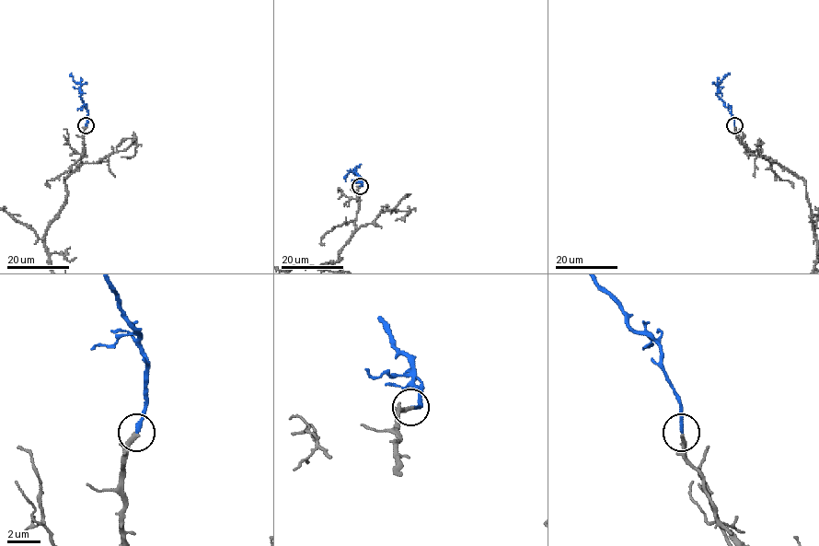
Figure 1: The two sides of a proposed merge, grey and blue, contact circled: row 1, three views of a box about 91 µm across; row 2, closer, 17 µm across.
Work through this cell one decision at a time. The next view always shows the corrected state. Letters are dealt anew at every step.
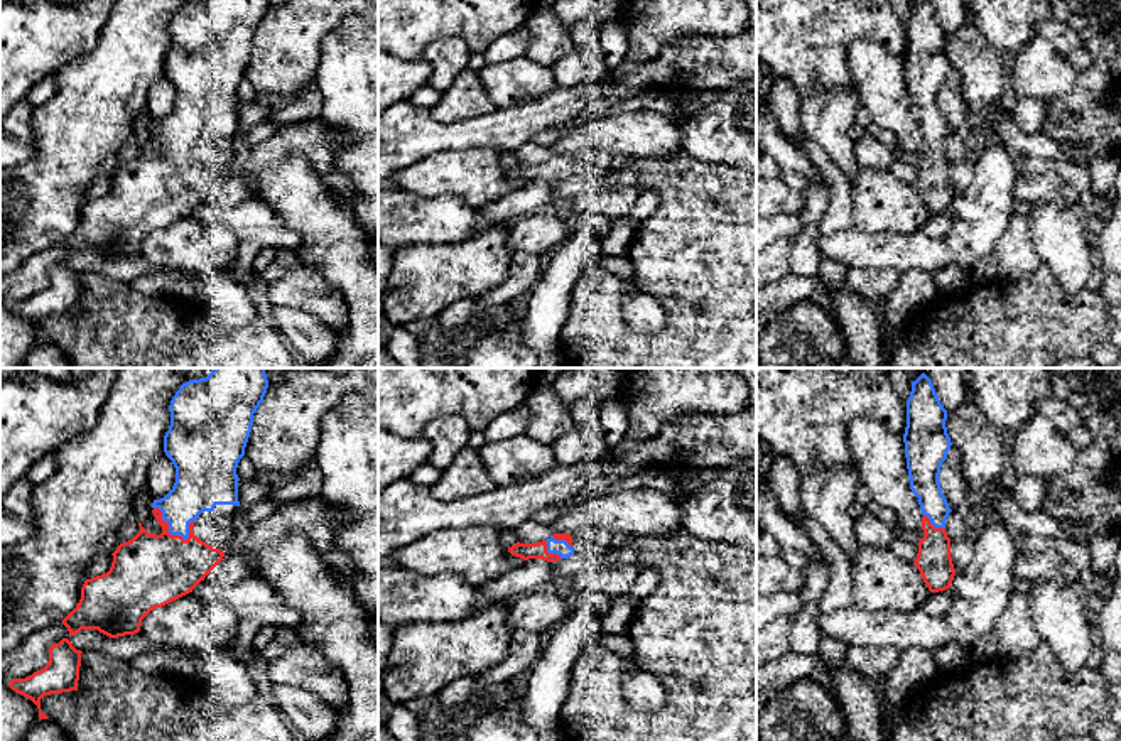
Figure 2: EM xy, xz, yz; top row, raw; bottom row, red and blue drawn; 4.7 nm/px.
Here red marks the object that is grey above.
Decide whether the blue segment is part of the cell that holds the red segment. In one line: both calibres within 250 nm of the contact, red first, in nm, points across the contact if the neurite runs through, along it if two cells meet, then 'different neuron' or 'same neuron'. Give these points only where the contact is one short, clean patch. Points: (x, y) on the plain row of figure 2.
360/220 nm | same neuron

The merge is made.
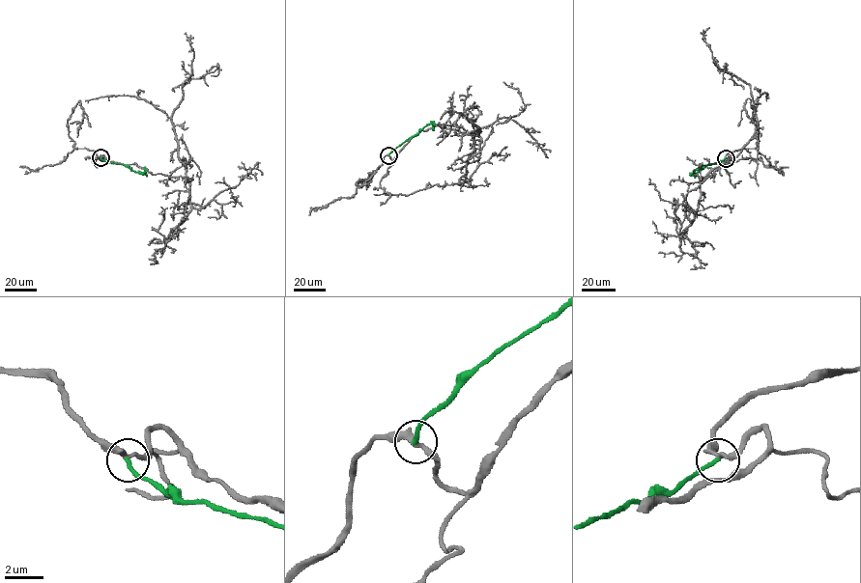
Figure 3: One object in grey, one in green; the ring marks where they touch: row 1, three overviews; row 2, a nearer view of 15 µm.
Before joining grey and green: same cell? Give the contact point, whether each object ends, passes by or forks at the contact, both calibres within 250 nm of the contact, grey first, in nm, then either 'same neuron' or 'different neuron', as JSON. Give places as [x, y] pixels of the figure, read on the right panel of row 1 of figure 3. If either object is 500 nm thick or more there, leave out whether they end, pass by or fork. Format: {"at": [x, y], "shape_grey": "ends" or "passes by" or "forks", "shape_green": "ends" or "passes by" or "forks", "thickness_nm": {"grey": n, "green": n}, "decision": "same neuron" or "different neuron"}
{"at": [726, 158], "shape_grey": "passes by", "shape_green": "ends", "thickness_nm": {"grey": 260, "green": 240}, "decision": "different neuron"}

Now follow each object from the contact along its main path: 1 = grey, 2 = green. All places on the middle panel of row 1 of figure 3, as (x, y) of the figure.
1: (388, 155), (392, 159), (436, 124), (473, 134), (460, 185), (478, 164), (478, 133), (473, 140)
2: (388, 155), (428, 124), (433, 124), (434, 130)

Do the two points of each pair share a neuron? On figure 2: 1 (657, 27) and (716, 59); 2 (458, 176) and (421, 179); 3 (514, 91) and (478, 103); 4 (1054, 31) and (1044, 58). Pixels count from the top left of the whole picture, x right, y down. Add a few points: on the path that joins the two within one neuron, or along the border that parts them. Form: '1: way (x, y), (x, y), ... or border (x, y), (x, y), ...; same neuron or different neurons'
1: border (716, 36), (684, 34), (645, 63); different neurons
2: way (449, 176), (429, 178); same neuron
3: border (476, 73), (481, 88), (497, 107); different neurons
4: border (1037, 34), (1044, 36), (1066, 56); different neurons

